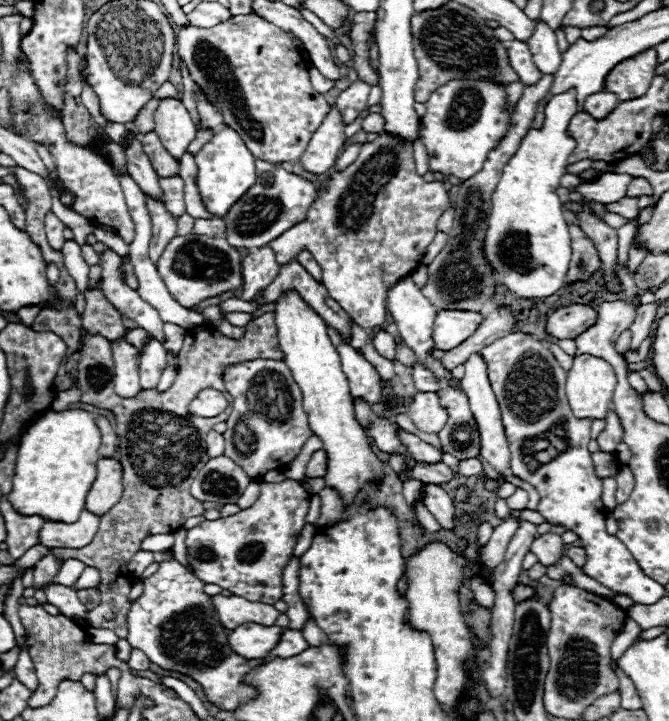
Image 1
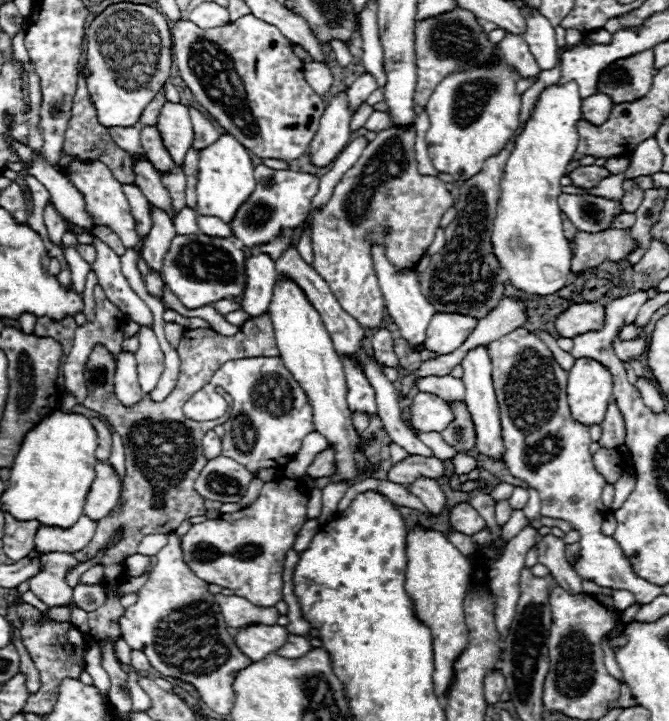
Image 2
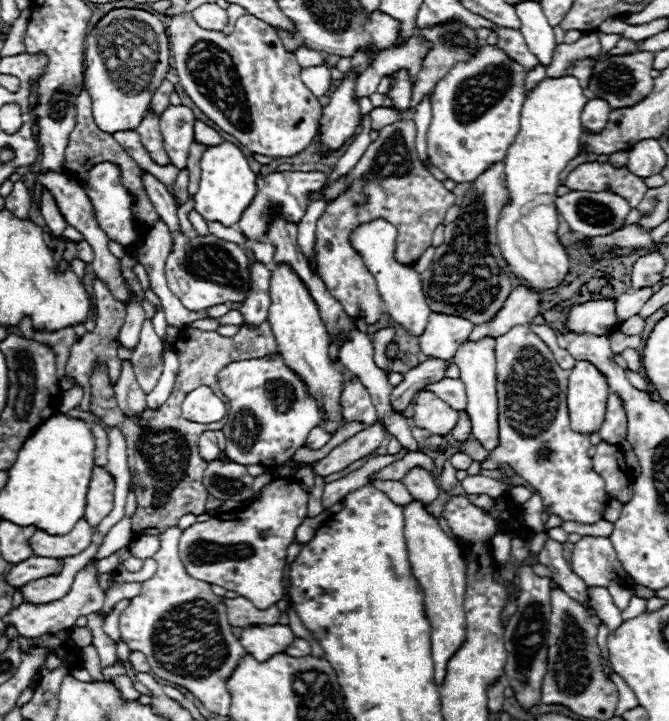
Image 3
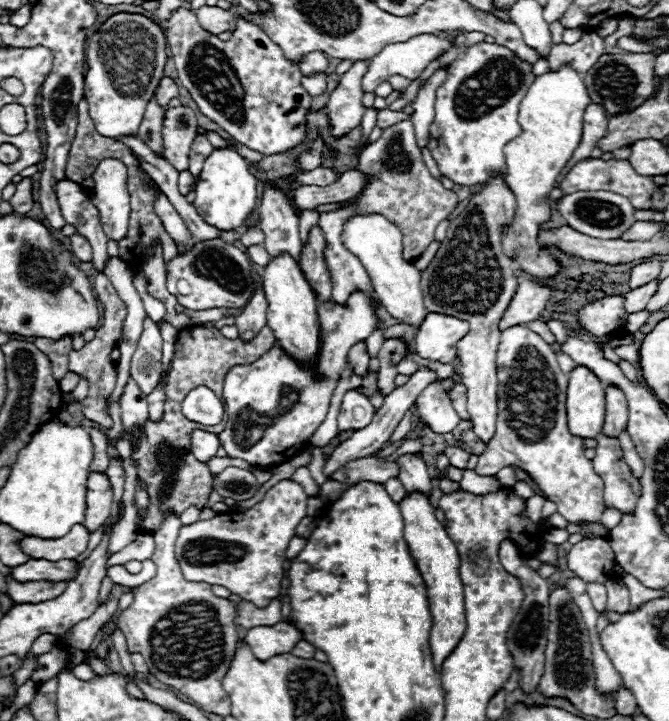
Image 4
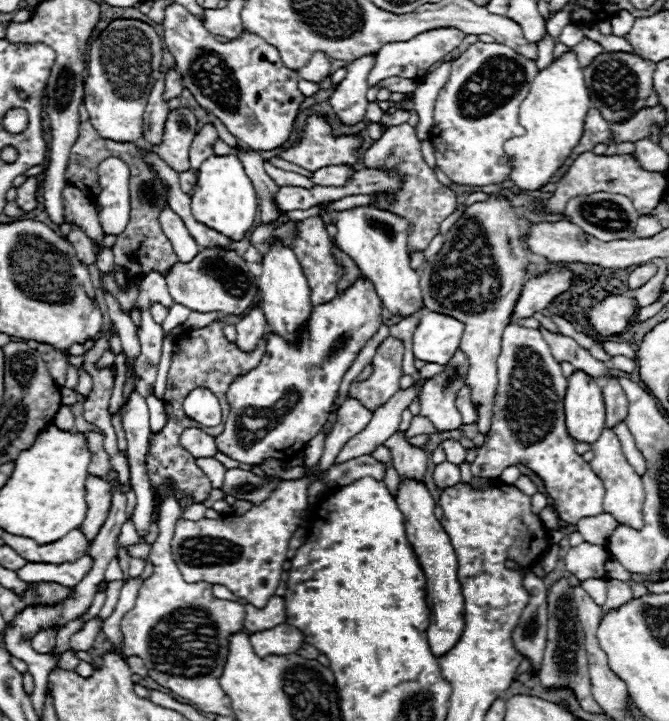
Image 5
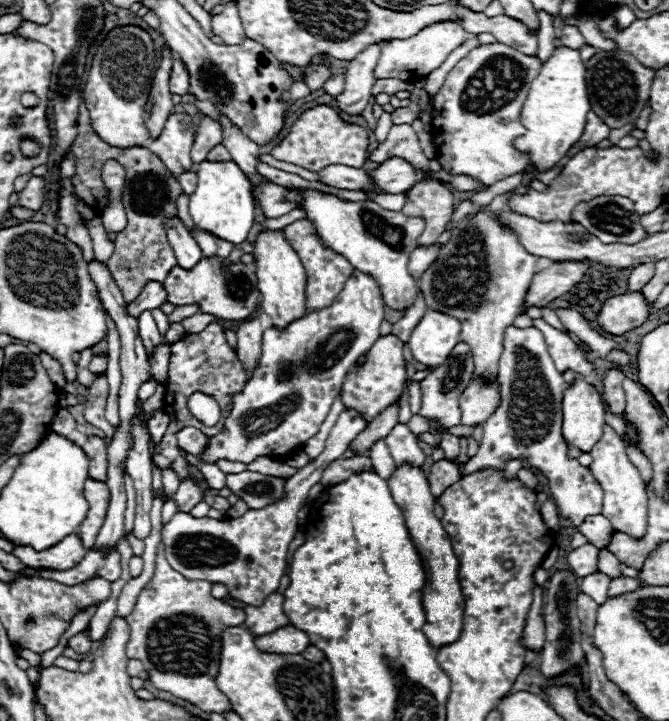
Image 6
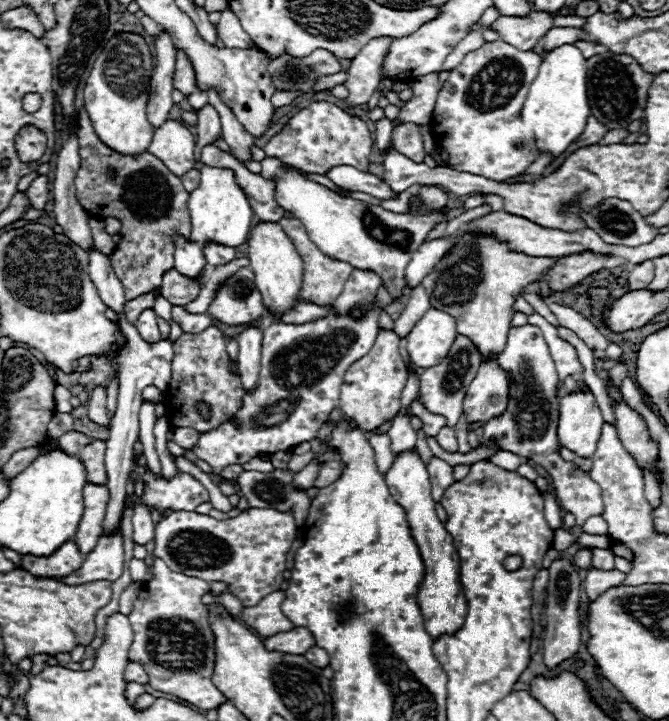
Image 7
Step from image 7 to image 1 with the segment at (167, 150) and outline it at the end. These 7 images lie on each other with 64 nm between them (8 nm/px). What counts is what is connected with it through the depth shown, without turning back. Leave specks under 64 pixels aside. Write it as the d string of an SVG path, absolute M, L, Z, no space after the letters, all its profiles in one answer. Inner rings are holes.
M162 98L160 106L156 108L154 122L156 122L154 132L158 134L164 148L174 158L180 160L184 156L188 144L196 138L196 126L194 126L188 110L184 108L182 100Z

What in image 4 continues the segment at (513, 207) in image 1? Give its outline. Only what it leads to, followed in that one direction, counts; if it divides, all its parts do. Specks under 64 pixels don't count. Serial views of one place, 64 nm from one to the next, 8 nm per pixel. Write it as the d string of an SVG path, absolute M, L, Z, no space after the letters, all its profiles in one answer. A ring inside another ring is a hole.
M562 66L556 72L538 76L520 104L518 122L522 134L506 144L506 184L516 196L514 218L502 228L502 248L512 260L520 264L520 270L538 282L546 282L560 272L558 258L538 244L538 234L552 218L550 192L556 186L556 176L582 140L582 116L590 104L582 76L572 66Z

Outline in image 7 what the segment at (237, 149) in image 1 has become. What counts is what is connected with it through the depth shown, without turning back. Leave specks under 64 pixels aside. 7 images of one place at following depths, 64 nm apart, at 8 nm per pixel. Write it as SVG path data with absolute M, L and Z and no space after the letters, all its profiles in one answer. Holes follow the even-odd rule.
M202 164L200 186L188 198L188 212L190 212L190 224L192 224L190 240L194 240L194 242L204 244L204 242L212 240L212 242L226 244L226 246L240 246L248 240L254 210L246 198L244 190L236 184L234 170L210 168L210 166Z

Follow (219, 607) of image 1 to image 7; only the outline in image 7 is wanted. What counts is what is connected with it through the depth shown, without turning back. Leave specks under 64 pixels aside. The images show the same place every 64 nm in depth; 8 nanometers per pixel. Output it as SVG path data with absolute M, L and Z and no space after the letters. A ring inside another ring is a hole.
M278 590L276 594L268 594L268 598L264 598L258 606L244 608L240 620L260 636L272 636L278 632L292 630L294 624L282 614L282 608L280 608L282 602L284 602L282 590Z

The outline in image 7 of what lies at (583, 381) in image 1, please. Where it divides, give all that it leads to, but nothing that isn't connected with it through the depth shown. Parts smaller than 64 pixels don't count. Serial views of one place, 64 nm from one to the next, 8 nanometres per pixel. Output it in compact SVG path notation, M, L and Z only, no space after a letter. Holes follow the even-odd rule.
M576 390L560 398L558 440L578 456L590 458L602 432L602 414L592 392Z

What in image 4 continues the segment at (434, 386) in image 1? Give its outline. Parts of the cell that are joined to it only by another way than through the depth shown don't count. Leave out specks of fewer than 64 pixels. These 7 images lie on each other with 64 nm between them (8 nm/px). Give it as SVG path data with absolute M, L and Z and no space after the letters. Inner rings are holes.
M454 384L448 392L448 398L452 398L454 410L460 414L462 420L468 420L468 410L466 410L466 388L462 384Z

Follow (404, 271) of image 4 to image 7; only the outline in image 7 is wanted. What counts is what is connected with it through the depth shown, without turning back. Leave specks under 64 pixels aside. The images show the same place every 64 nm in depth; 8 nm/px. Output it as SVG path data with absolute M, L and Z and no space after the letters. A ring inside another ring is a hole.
M266 158L260 162L262 174L268 180L276 182L276 200L286 212L294 212L298 220L304 222L314 244L328 256L344 260L360 270L372 270L380 274L382 284L396 294L396 302L408 302L412 290L404 282L404 270L412 252L424 242L430 228L442 220L440 214L432 216L414 216L414 214L396 214L380 206L372 206L360 200L342 198L336 192L302 178L298 172L284 170L278 158Z

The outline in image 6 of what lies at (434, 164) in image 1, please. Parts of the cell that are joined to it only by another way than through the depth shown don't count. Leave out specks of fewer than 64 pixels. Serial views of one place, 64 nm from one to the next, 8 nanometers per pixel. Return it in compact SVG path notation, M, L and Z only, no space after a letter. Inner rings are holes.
M500 42L476 46L452 68L434 98L430 126L442 170L472 176L484 186L492 186L526 166L528 158L512 146L512 140L526 134L520 124L520 108L538 72L540 60L536 56L526 56Z

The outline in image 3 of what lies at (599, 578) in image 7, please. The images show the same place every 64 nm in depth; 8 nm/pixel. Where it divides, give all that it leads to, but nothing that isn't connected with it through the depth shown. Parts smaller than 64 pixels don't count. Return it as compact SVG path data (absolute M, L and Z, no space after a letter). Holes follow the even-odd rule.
M588 588L588 598L590 598L590 604L596 608L598 616L606 622L608 630L614 632L622 624L622 616L620 616L622 612L614 606L608 590L606 588Z

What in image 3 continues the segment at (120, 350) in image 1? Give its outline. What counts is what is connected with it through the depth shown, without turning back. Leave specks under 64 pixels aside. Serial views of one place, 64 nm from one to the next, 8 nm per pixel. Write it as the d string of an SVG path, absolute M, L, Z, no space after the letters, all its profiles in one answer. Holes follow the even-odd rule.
M122 360L122 370L120 378L114 384L116 392L116 402L122 408L124 414L138 414L146 406L146 394L140 390L136 376L134 376L134 366L130 360Z

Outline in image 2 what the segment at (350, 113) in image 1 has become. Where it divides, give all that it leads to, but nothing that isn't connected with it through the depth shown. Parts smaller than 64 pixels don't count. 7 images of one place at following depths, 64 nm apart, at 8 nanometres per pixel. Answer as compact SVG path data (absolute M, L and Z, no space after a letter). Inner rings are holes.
M368 72L362 74L360 78L356 78L352 86L348 86L346 94L348 94L348 108L352 110L352 114L360 108L362 102L366 102L366 98L368 98L376 88L378 88L378 84L376 84L376 80L374 80Z

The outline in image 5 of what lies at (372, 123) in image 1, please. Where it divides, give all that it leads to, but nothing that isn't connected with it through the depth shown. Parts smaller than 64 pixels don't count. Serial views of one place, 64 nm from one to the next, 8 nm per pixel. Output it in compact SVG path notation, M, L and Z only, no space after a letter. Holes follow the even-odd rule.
M398 110L398 112L392 112L392 114L384 112L380 124L384 124L384 126L396 126L400 122L408 122L408 118L410 118L410 112L408 110Z

